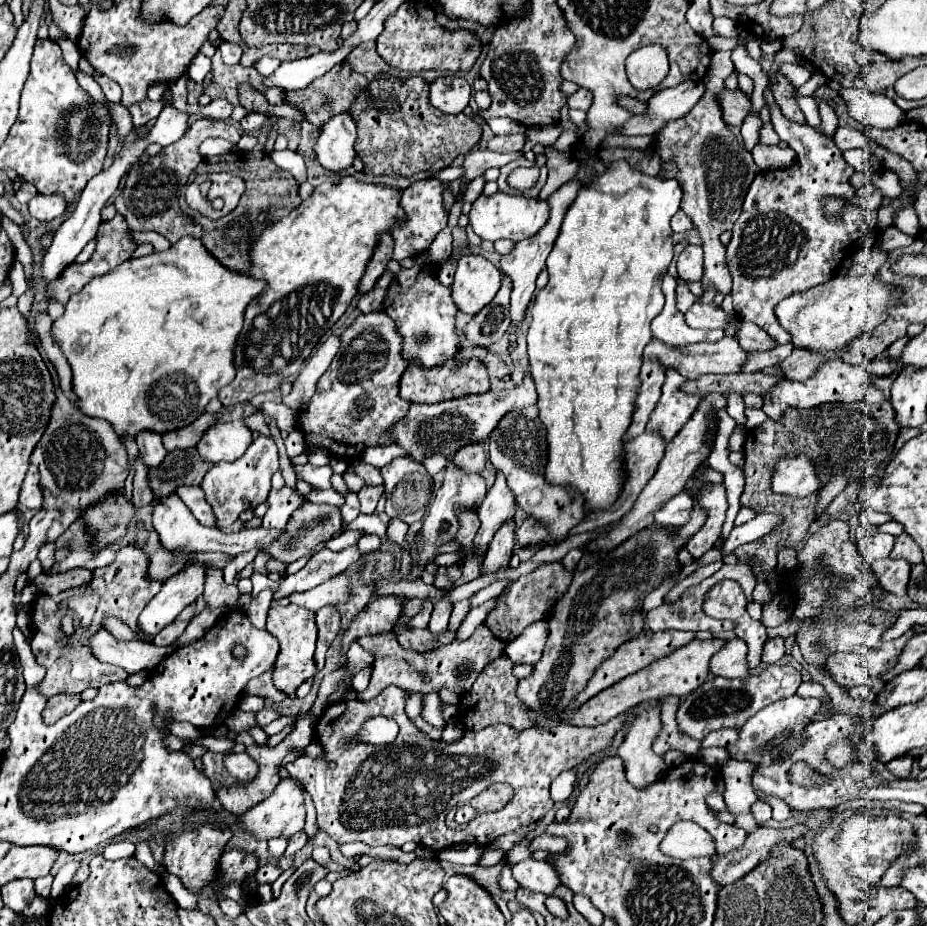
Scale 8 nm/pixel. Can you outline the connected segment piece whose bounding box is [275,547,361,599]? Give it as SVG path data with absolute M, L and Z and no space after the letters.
M349 547L339 553L333 553L329 549L321 549L309 559L309 563L301 571L297 571L281 581L281 587L275 593L275 599L281 599L293 591L307 591L307 589L331 579L333 575L343 573L359 557L361 557L361 553L357 547Z

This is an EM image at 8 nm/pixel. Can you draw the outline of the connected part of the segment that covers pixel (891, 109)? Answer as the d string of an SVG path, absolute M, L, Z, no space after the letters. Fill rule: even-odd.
M841 89L841 95L849 105L849 115L867 127L891 129L905 121L905 113L887 95L871 95L861 89Z

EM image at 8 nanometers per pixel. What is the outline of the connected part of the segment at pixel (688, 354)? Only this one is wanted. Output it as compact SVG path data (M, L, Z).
M653 337L651 345L645 347L643 359L655 359L665 369L675 367L687 379L697 379L705 373L741 373L745 365L745 349L741 349L737 339L733 337L723 337L717 343L693 343L689 347L665 347L665 343Z

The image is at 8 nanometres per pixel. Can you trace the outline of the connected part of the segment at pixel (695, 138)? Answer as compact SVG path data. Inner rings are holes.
M715 51L711 55L711 65L705 81L705 95L683 119L669 121L657 135L659 155L663 161L673 161L679 167L677 181L685 191L685 201L681 209L693 221L693 227L699 231L704 255L703 285L713 283L719 291L719 297L713 299L715 305L721 305L723 295L731 291L731 275L725 265L725 245L719 241L719 235L725 229L731 229L737 217L743 211L743 199L749 185L753 183L759 167L753 157L739 147L737 137L727 129L727 123L721 119L721 107L717 107L717 95L725 89L725 79L735 71L731 63L731 51Z

